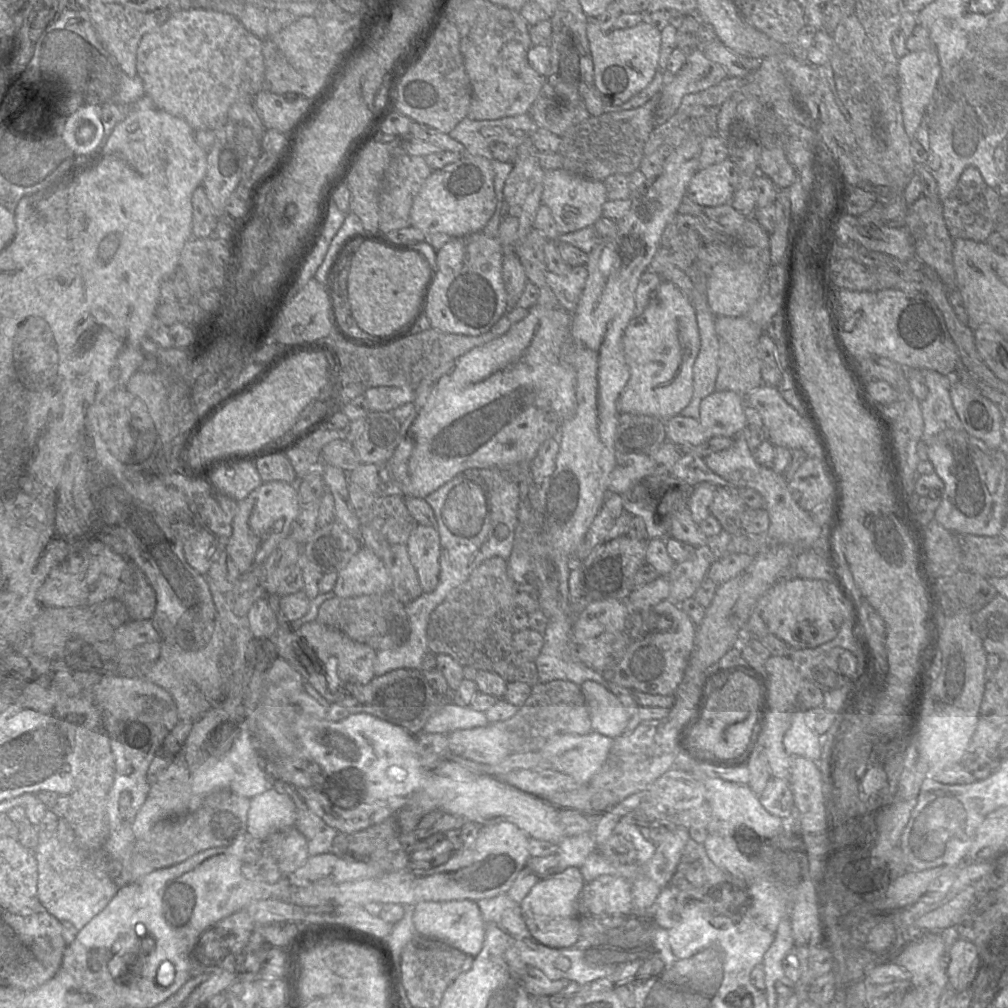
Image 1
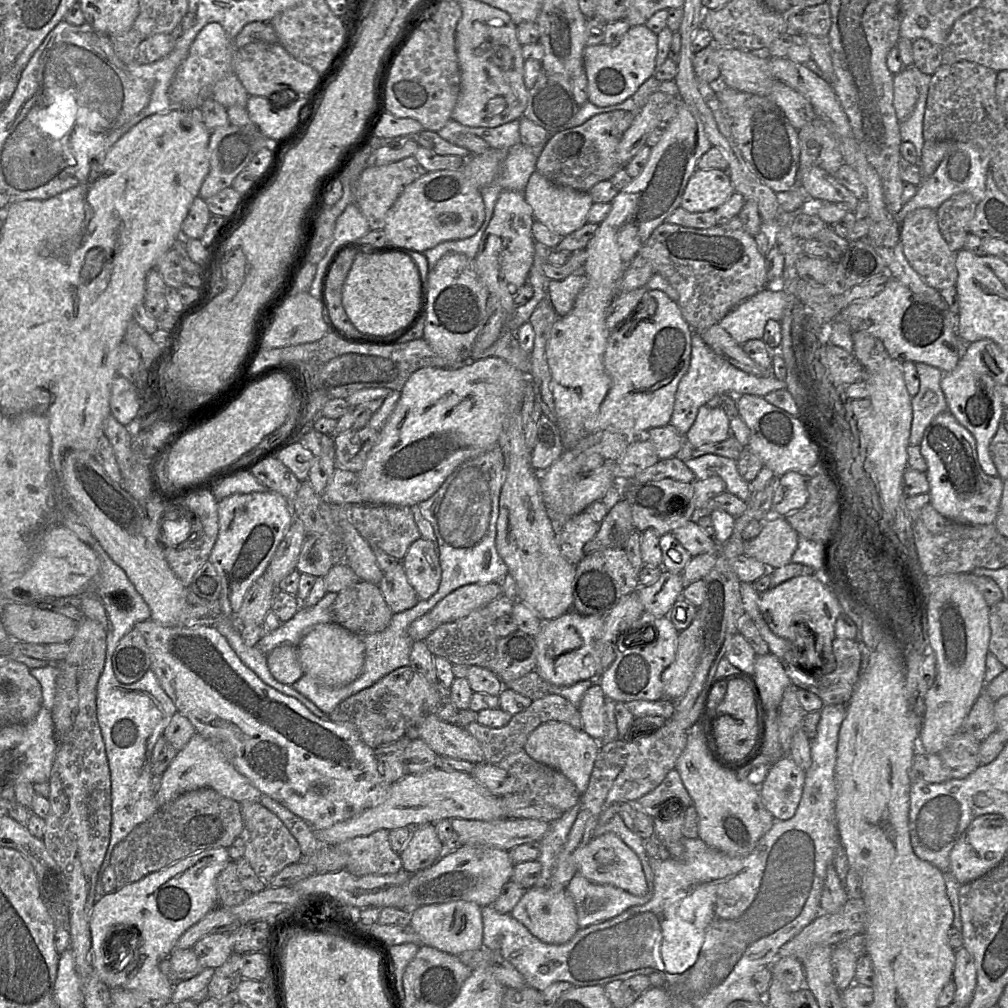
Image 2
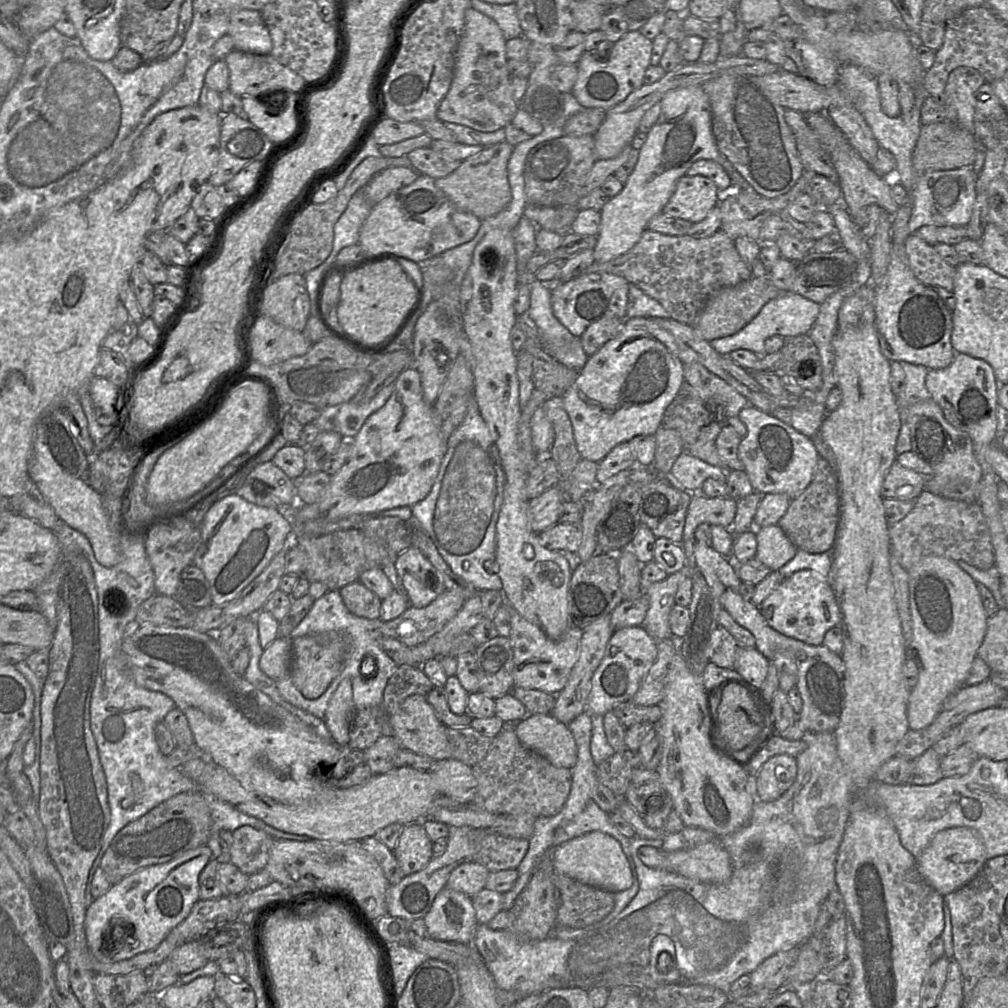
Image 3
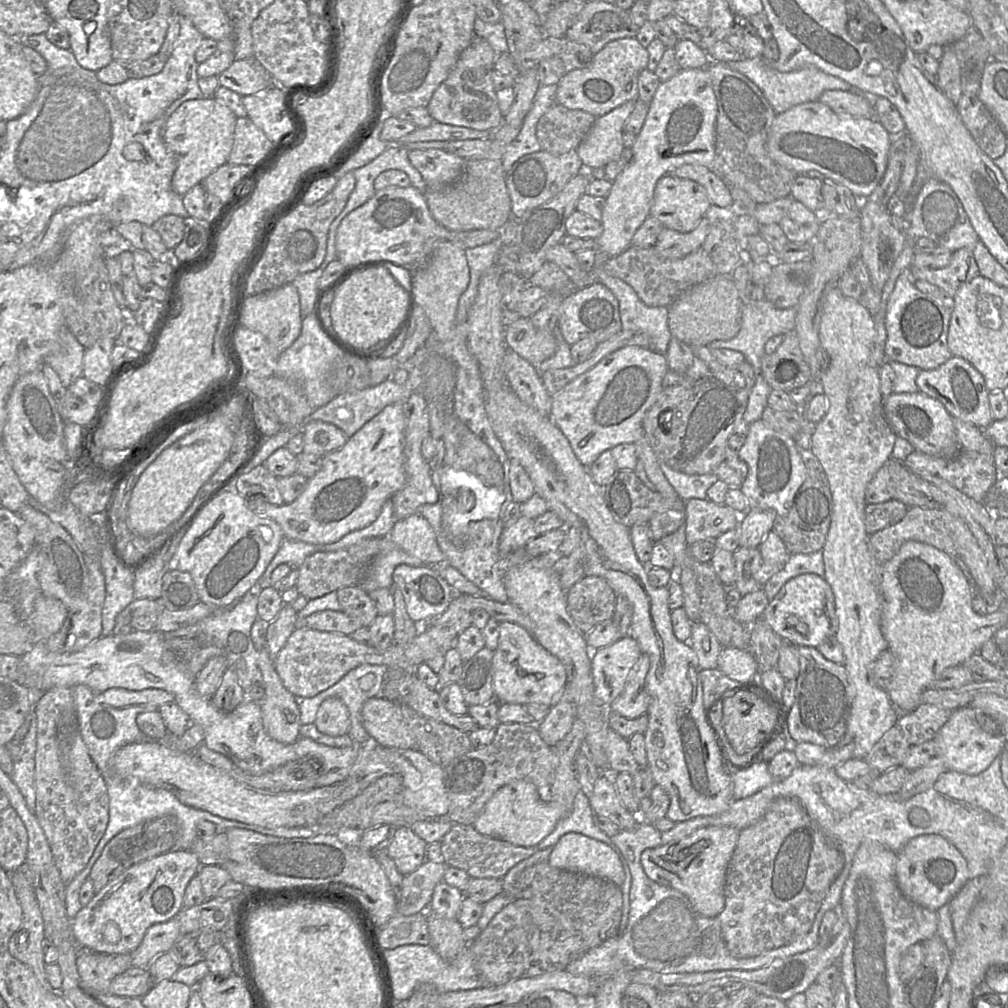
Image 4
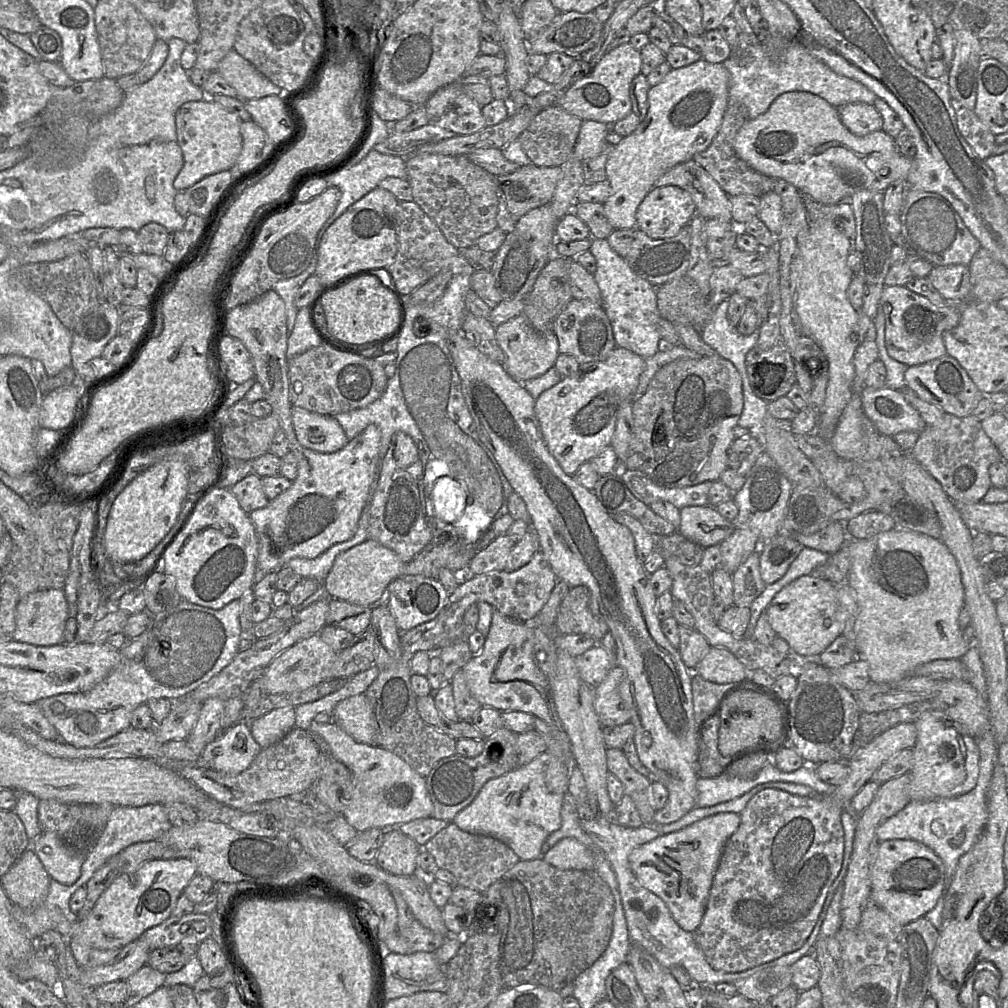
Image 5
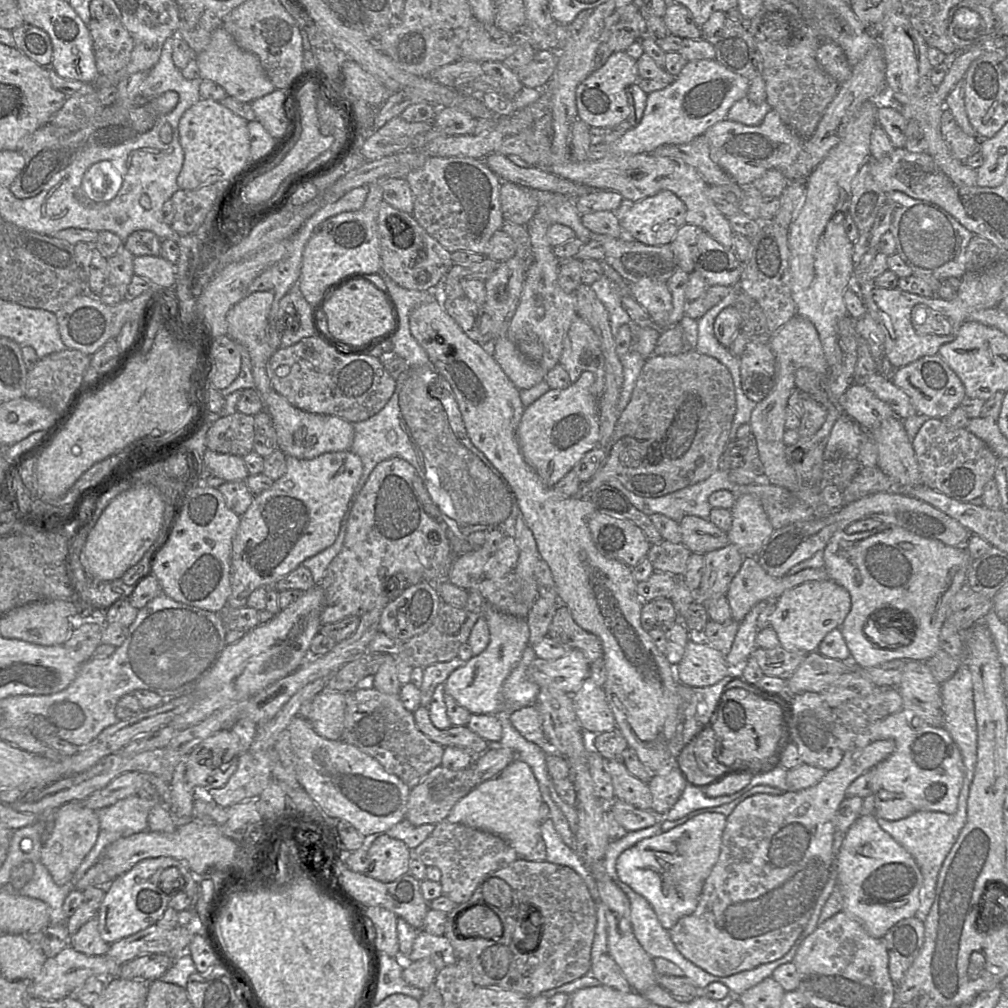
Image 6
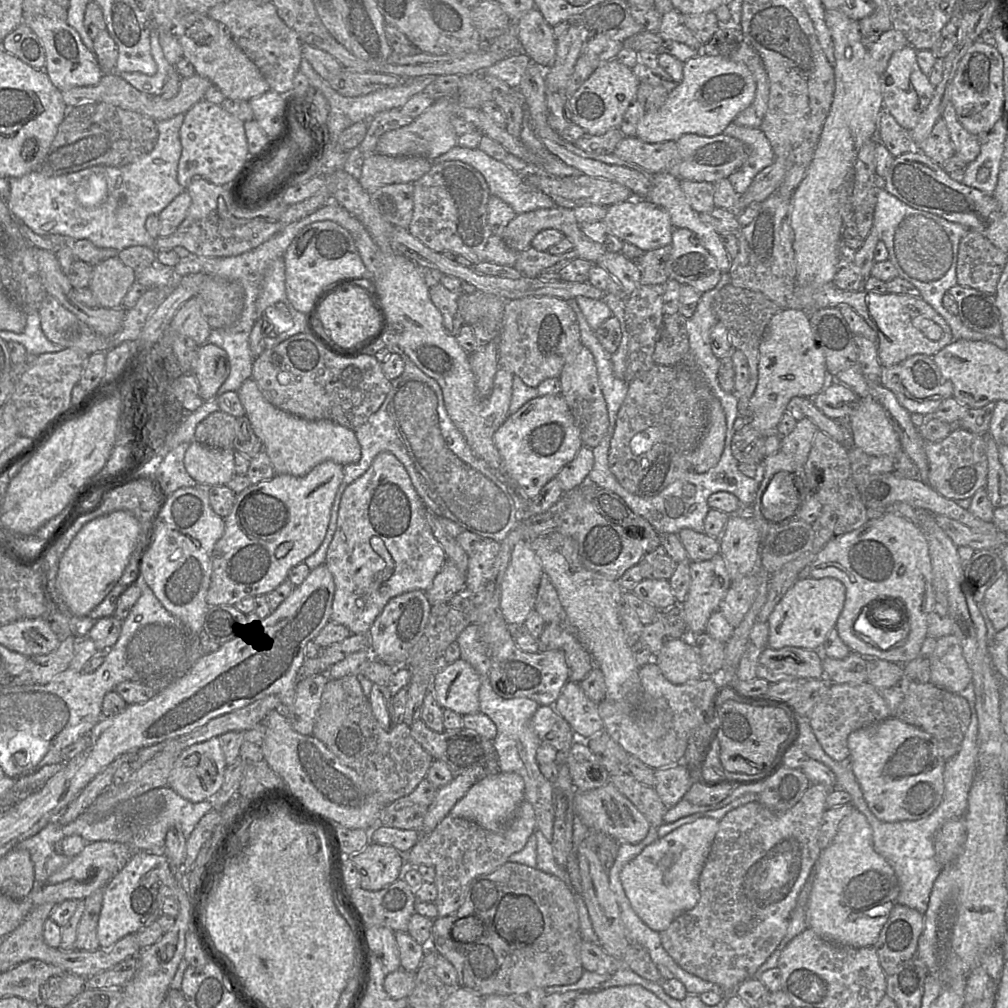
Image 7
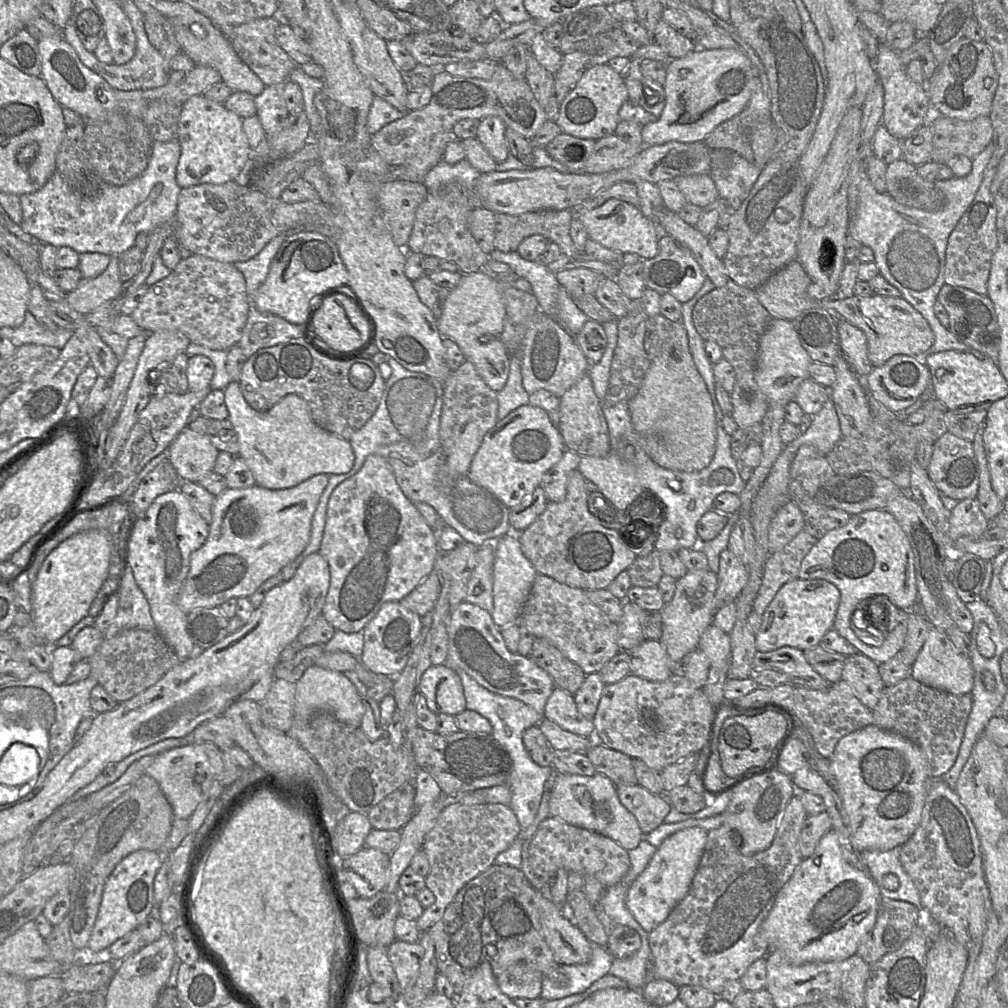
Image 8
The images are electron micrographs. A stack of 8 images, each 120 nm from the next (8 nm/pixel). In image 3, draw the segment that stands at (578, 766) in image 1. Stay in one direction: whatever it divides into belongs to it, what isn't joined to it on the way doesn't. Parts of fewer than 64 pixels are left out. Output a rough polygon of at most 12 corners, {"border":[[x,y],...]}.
{"border":[[551,714],[515,725],[526,748],[571,769],[577,746],[568,725]]}

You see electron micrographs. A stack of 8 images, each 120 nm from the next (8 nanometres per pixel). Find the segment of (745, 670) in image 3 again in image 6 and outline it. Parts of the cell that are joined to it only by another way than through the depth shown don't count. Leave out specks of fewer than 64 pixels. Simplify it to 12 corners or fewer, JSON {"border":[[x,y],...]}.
{"border":[[701,640],[688,641],[674,665],[690,687],[739,676],[726,656]]}

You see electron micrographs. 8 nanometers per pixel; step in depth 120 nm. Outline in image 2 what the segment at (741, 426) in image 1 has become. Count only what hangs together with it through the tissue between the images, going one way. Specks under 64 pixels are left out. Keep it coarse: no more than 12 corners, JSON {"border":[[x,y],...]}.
{"border":[[703,405],[686,433],[691,448],[732,436],[722,407]]}

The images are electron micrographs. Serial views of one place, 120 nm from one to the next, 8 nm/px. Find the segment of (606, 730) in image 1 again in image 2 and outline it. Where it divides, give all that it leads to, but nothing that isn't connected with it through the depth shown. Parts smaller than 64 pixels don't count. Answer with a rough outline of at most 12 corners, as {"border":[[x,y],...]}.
{"border":[[598,683],[578,706],[582,730],[602,741],[606,734],[605,697]]}

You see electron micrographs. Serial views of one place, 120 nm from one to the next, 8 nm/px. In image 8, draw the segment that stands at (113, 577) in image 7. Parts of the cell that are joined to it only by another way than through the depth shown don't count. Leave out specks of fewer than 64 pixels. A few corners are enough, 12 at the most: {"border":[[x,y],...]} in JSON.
{"border":[[108,534],[53,550],[31,584],[23,645],[55,644],[109,576]]}

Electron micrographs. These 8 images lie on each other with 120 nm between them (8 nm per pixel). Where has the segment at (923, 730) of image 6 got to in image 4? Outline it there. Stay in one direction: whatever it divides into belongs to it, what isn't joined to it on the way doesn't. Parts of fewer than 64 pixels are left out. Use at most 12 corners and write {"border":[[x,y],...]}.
{"border":[[970,706],[953,710],[935,740],[947,771],[978,775],[1007,741]]}

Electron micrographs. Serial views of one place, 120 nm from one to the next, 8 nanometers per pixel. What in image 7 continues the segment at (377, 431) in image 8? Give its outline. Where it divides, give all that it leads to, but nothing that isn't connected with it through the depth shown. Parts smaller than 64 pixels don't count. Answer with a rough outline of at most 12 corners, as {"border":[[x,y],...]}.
{"border":[[405,355],[379,409],[355,429],[345,488],[376,455],[403,464],[429,510],[501,542],[522,519],[514,487],[473,453],[439,384]]}

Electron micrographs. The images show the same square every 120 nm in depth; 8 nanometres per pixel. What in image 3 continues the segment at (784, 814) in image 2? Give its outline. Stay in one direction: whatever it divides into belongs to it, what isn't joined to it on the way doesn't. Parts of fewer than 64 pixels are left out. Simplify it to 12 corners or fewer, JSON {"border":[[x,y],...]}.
{"border":[[779,754],[756,775],[757,800],[778,799],[794,783],[796,757]]}

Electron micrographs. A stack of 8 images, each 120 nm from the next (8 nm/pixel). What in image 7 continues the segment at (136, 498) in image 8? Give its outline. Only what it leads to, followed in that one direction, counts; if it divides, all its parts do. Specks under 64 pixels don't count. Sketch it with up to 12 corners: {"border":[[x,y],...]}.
{"border":[[183,443],[162,460],[152,478],[168,497],[199,485],[186,471]]}

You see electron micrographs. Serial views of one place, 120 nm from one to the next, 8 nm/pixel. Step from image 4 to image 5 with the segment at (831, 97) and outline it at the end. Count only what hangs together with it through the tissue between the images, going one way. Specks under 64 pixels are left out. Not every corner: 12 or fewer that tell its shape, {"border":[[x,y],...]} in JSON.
{"border":[[874,104],[838,108],[840,121],[854,135],[883,129]]}

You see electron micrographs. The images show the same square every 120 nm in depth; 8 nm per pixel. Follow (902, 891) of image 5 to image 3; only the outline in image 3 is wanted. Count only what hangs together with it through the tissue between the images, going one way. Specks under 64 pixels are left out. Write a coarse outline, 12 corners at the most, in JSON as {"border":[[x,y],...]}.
{"border":[[967,827],[935,834],[917,856],[920,875],[942,896],[987,862]]}

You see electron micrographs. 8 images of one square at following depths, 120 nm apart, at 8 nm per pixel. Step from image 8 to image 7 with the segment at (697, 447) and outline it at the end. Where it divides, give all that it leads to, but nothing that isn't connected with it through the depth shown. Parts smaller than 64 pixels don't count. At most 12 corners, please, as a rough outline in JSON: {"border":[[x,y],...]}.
{"border":[[713,394],[691,471],[705,473],[725,448],[726,419]]}

